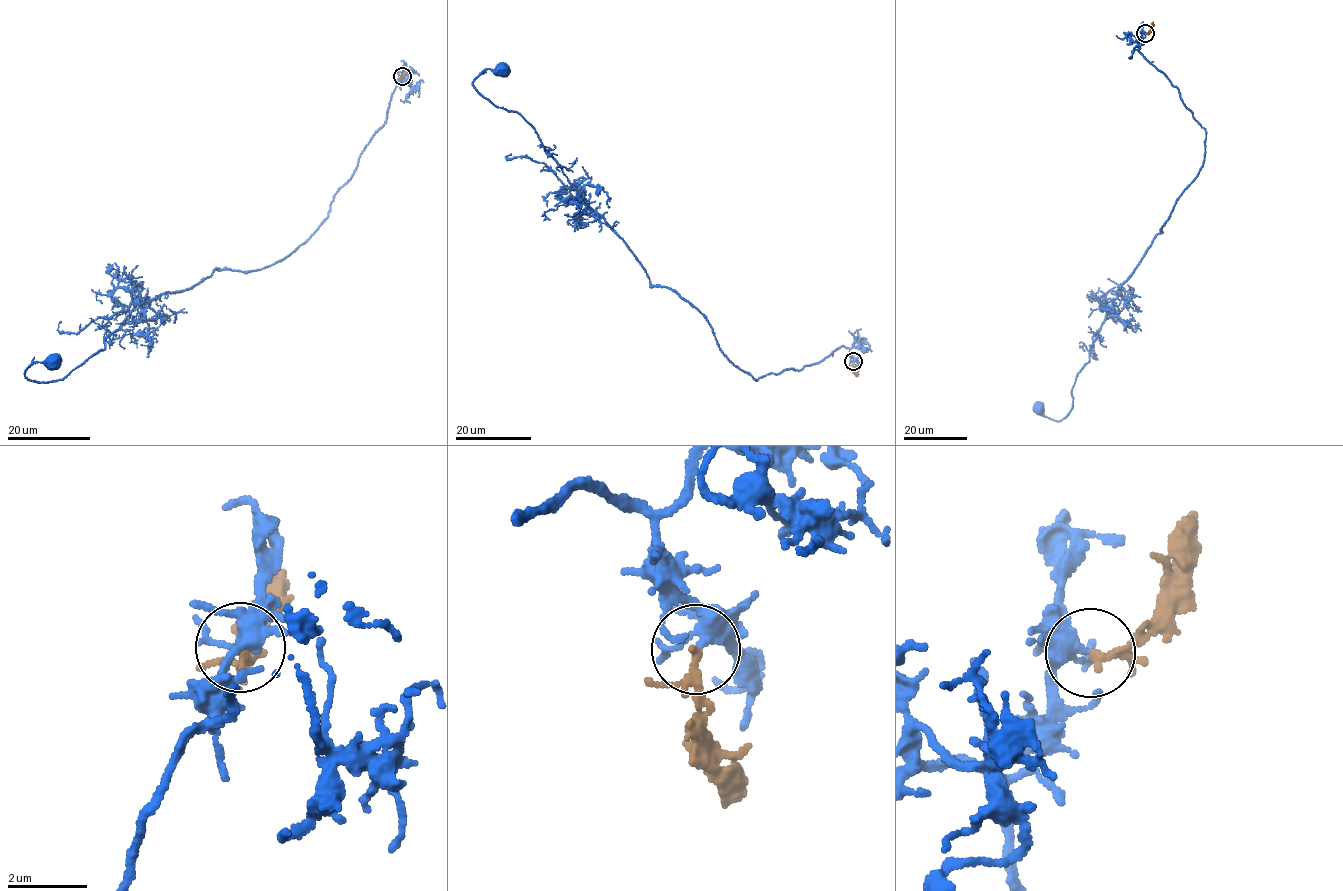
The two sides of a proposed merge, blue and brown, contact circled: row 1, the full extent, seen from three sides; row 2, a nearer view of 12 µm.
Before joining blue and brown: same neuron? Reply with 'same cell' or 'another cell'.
same cell

